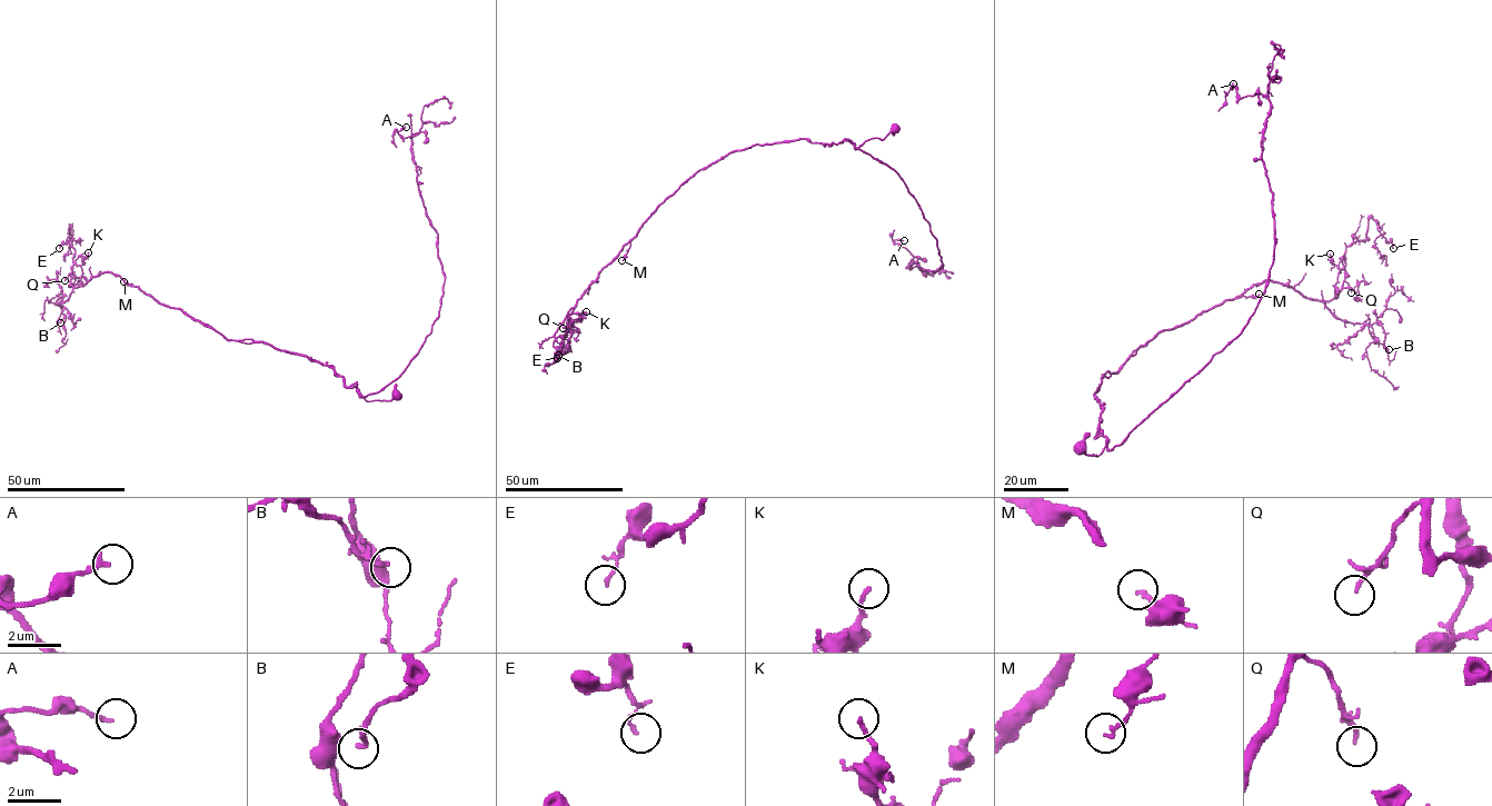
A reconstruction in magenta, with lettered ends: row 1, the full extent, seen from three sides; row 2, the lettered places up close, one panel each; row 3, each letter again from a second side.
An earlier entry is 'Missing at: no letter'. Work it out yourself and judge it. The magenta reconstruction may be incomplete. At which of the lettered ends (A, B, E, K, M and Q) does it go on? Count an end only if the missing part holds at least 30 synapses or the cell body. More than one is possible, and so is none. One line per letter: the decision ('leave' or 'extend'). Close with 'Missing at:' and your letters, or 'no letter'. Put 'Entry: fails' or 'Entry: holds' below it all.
A: leave
B: leave
E: leave
K: leave
M: leave
Q: leave
Missing at: no letter
Entry: holds

